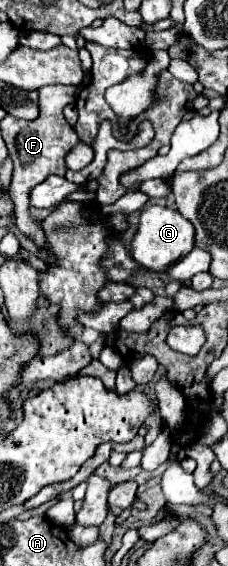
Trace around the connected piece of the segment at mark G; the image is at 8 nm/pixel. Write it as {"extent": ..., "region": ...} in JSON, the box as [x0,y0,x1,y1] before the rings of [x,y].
{"extent":[130,204,194,270],"region":[[[154,204],[144,208],[140,214],[140,226],[132,240],[130,254],[142,268],[166,270],[170,264],[174,264],[194,248],[194,234],[194,226],[178,210]]]}

